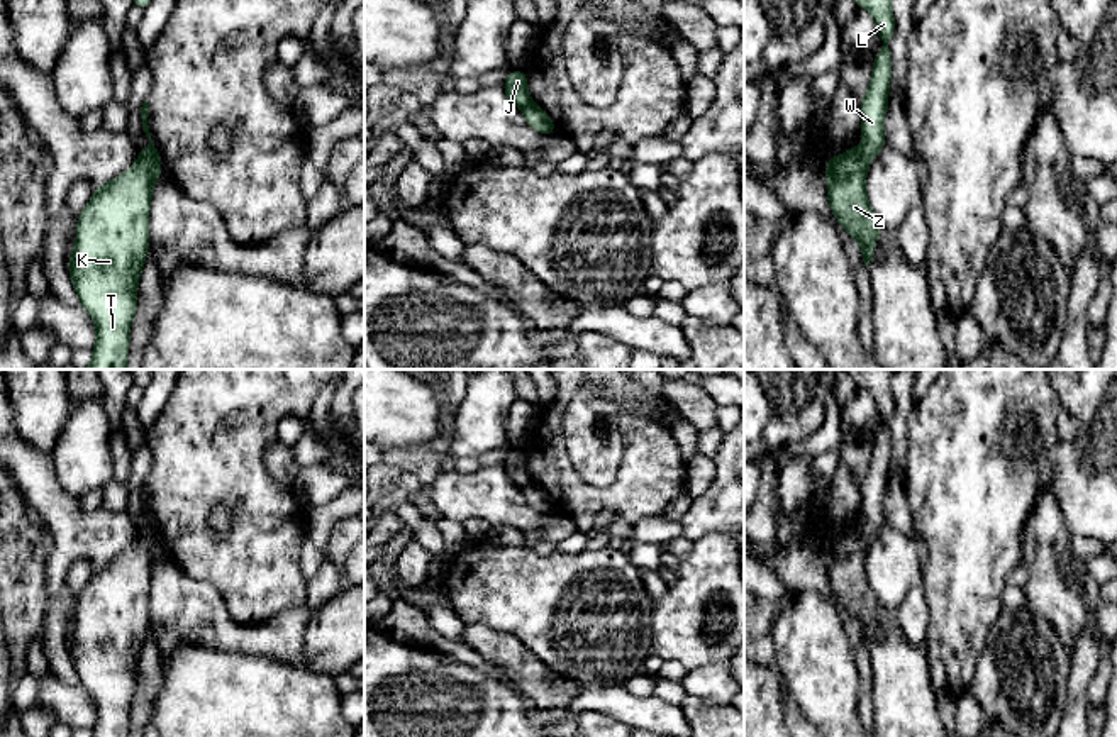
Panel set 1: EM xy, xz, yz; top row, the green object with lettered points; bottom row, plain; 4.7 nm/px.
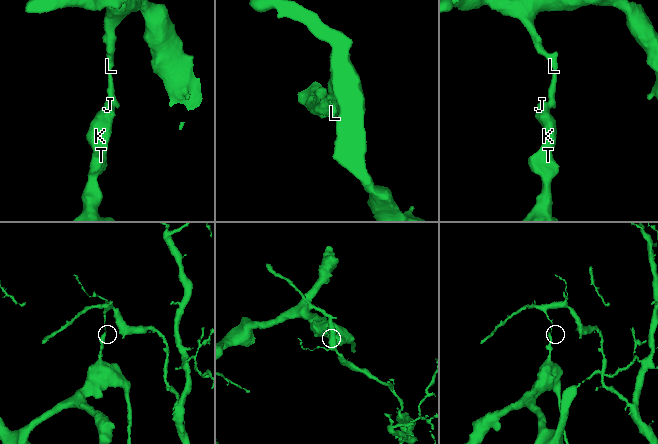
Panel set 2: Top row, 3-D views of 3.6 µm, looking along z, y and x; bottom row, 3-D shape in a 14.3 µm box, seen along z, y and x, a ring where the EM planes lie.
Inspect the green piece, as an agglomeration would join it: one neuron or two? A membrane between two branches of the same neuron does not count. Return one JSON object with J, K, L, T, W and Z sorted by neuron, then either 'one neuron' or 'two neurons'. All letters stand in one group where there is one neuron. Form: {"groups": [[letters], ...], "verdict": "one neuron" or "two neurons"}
{"groups": [["J", "K", "T", "Z"], ["L", "W"]], "verdict": "two neurons"}

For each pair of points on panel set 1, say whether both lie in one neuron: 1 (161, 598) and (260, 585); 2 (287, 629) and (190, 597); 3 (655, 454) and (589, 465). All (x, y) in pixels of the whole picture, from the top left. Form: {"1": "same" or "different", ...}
{"1": "different", "2": "same", "3": "different"}

